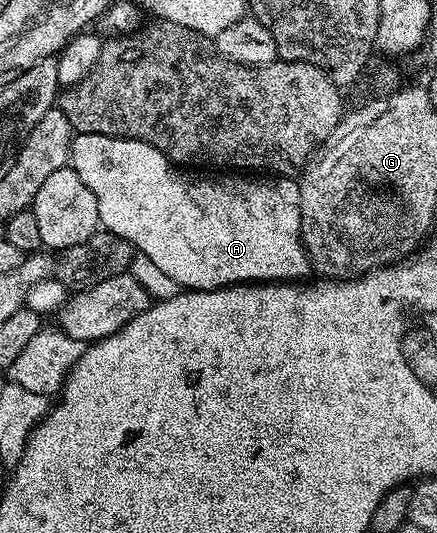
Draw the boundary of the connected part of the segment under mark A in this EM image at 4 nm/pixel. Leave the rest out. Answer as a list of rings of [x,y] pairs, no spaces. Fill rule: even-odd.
[[[76,134],[68,149],[68,160],[74,172],[82,176],[82,184],[94,192],[94,200],[98,200],[98,216],[100,225],[110,234],[122,236],[139,253],[146,255],[170,280],[174,280],[184,290],[223,290],[226,286],[241,284],[263,284],[266,282],[299,283],[310,274],[308,253],[304,251],[304,241],[300,235],[300,184],[292,176],[245,176],[240,172],[228,172],[225,178],[191,178],[191,173],[177,168],[167,156],[158,152],[158,148],[150,148],[150,144],[130,140],[129,138],[111,138],[97,134]]]

